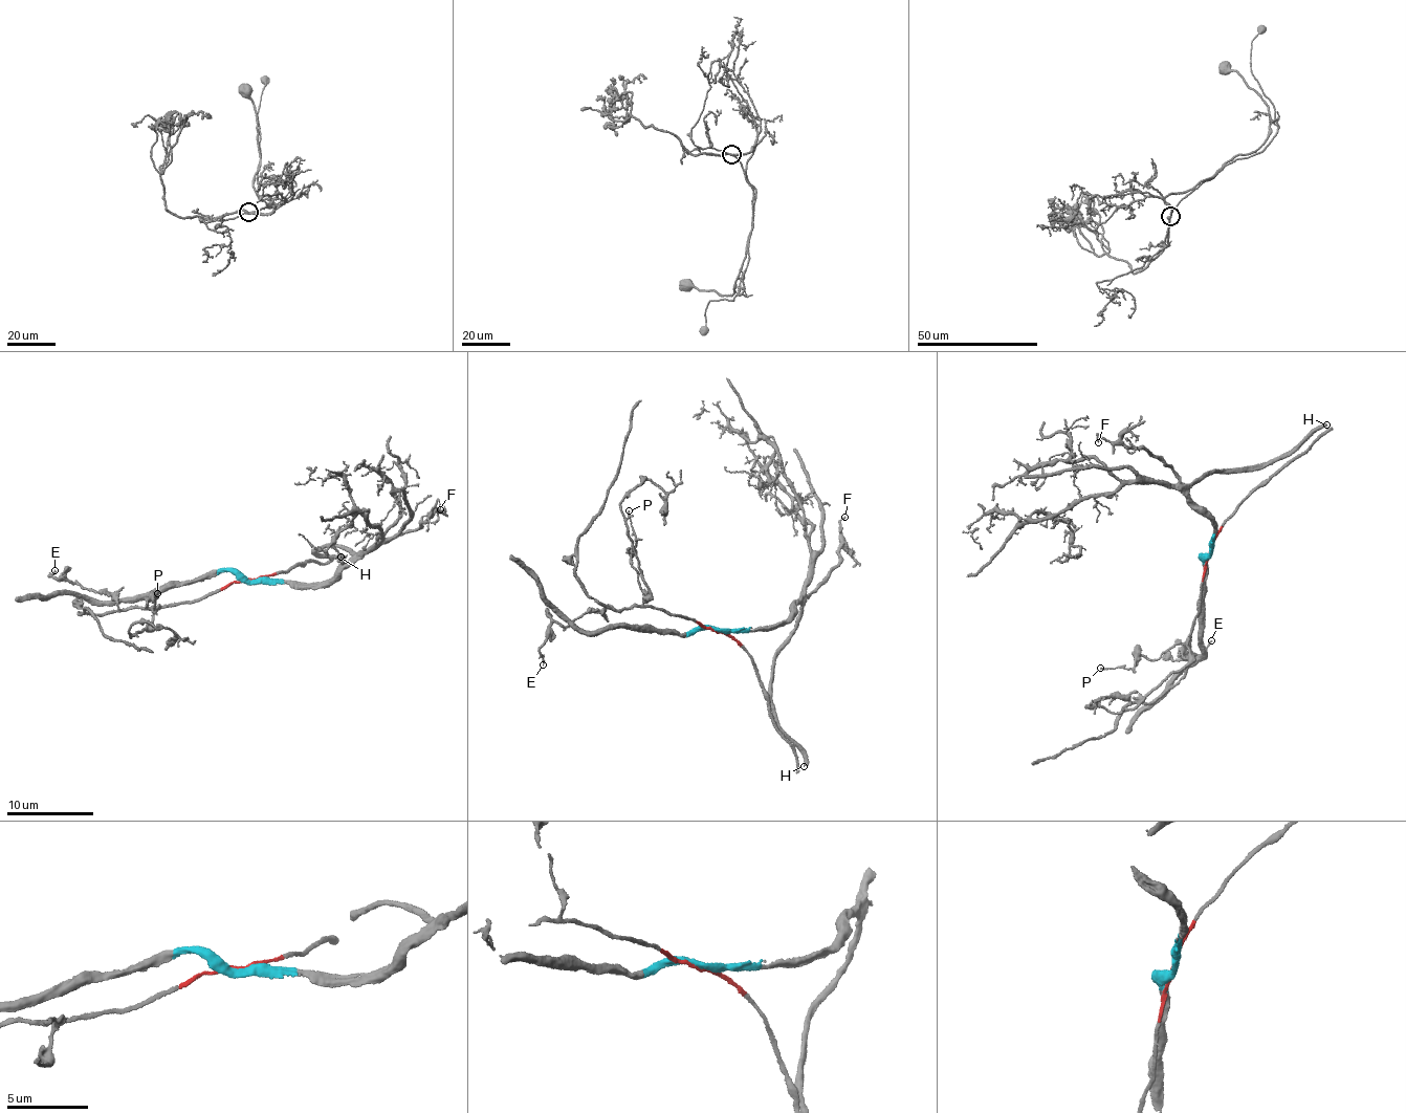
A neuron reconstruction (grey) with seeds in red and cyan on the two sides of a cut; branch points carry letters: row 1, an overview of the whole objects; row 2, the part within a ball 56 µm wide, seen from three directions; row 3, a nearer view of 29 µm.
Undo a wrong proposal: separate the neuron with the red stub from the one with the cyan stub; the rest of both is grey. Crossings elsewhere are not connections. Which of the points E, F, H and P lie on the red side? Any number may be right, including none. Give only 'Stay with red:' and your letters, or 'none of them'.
Stay with red: E, P

